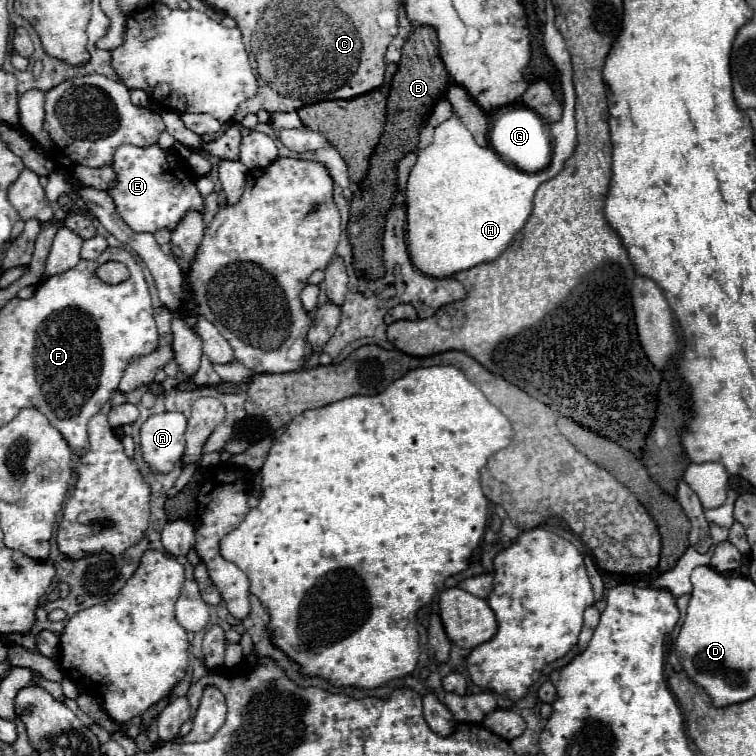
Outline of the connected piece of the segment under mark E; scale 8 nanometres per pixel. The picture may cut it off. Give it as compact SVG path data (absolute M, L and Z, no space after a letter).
M126 143L116 147L112 169L116 173L116 185L108 189L108 195L114 199L118 215L136 233L156 233L160 229L172 231L186 213L204 211L204 197L200 195L194 177L180 171L178 157L158 143L148 147Z

